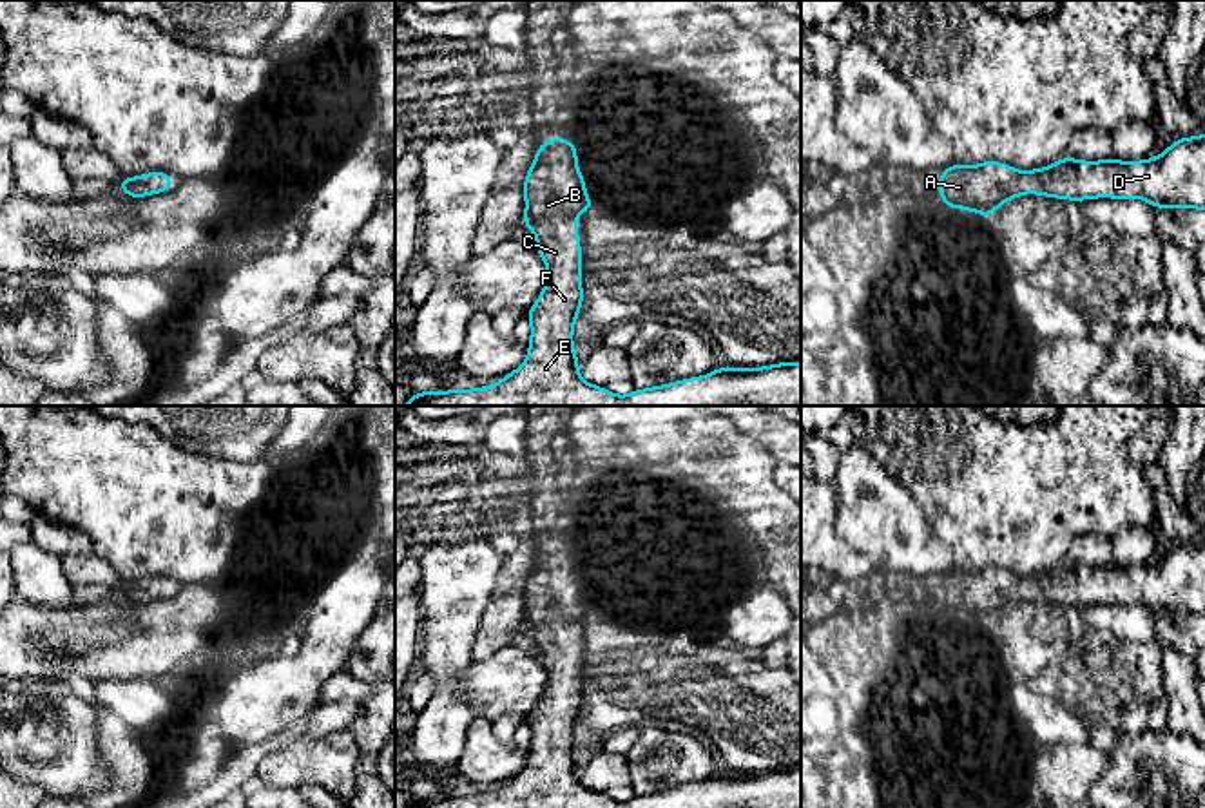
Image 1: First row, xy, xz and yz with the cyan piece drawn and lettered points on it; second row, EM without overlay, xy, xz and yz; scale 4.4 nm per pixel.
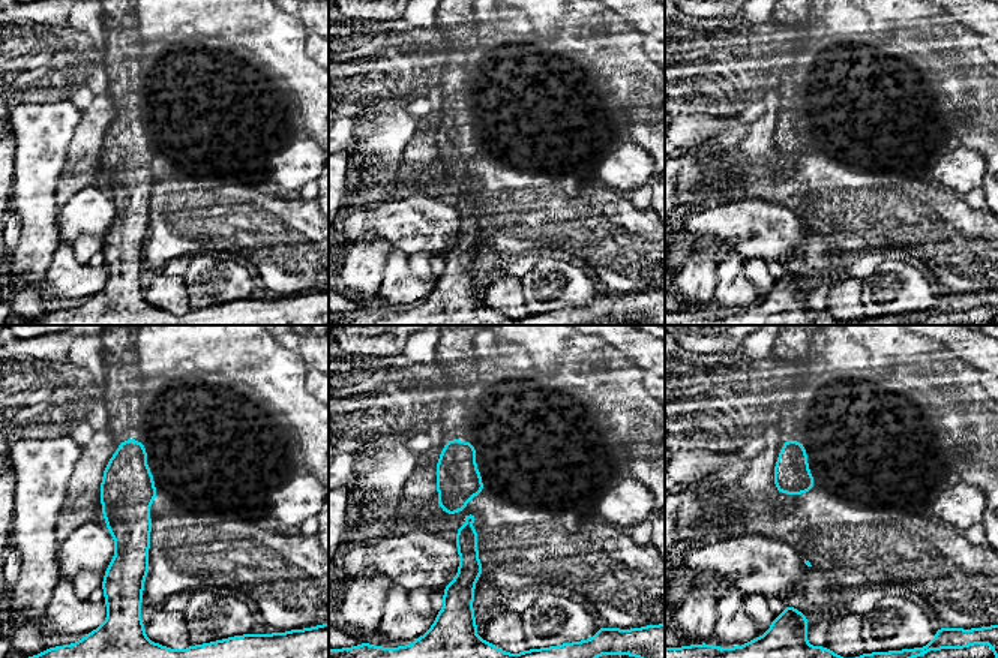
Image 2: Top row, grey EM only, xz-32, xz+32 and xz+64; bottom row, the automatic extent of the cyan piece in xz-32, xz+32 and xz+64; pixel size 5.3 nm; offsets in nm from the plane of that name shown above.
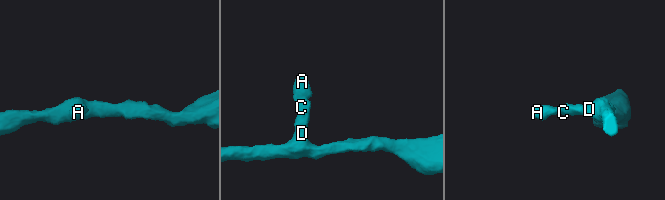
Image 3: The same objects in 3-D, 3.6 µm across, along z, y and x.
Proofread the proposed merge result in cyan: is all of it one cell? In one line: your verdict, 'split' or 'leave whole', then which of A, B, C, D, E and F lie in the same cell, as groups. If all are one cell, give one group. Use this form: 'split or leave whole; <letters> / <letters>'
leave whole; A B C D E F

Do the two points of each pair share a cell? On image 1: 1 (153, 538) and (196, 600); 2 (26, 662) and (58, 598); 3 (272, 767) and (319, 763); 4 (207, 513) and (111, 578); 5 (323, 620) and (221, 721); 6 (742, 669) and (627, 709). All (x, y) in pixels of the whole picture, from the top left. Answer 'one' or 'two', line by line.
1: two
2: two
3: one
4: two
5: one
6: one

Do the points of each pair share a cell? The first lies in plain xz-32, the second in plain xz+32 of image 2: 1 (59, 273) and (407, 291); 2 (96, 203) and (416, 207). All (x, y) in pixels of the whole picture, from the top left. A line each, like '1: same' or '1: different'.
1: same
2: same

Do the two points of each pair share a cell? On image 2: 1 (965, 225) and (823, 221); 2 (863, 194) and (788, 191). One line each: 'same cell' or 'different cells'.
1: same cell
2: same cell

